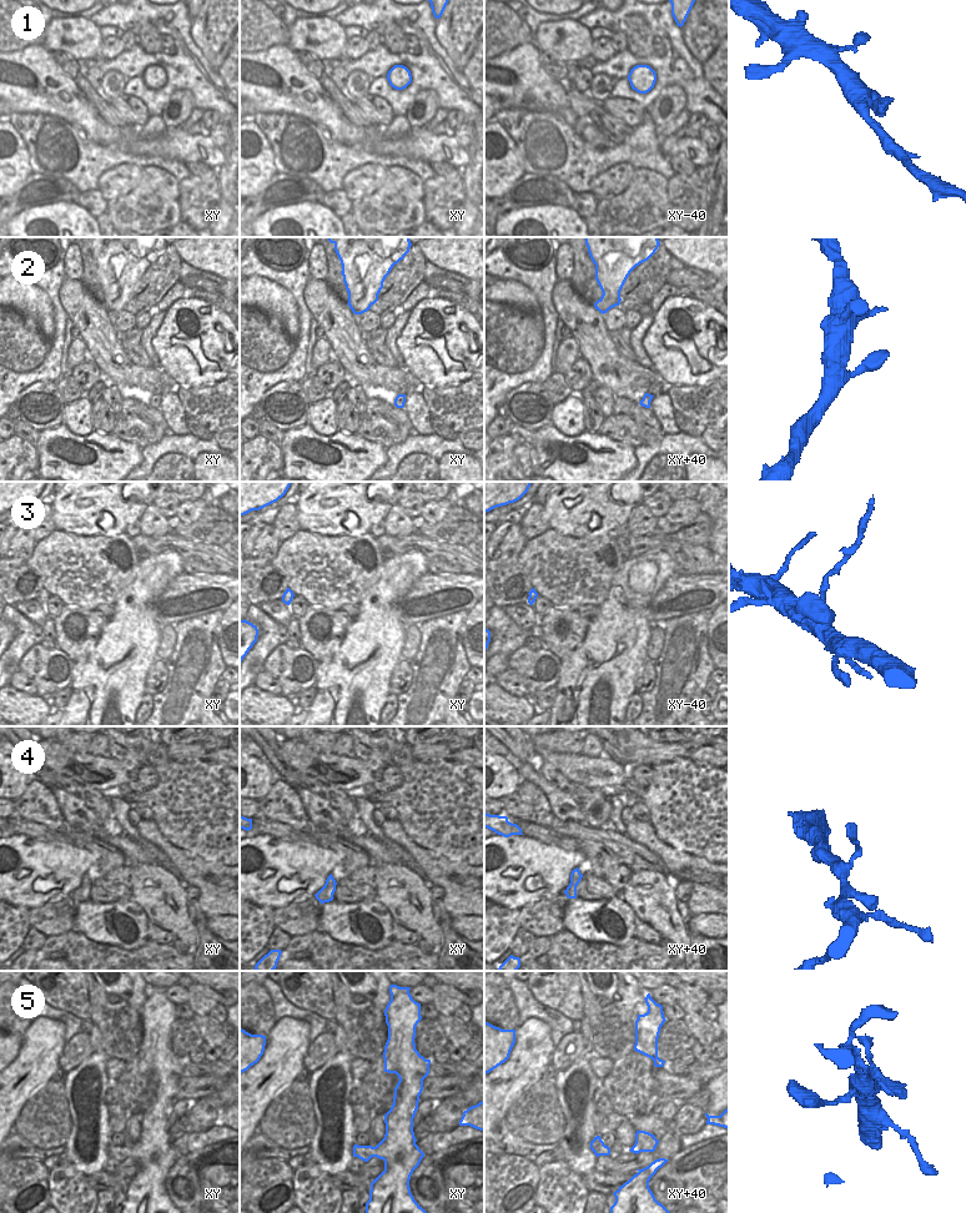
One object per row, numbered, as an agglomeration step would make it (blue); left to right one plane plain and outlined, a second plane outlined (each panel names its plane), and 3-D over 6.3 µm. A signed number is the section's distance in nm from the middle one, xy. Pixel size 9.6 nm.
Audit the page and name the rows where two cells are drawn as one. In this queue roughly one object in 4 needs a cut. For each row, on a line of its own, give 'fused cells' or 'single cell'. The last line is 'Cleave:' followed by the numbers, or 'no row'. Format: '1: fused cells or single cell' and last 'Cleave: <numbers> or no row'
1: single cell
2: single cell
3: fused cells
4: single cell
5: single cell
Cleave: 3

